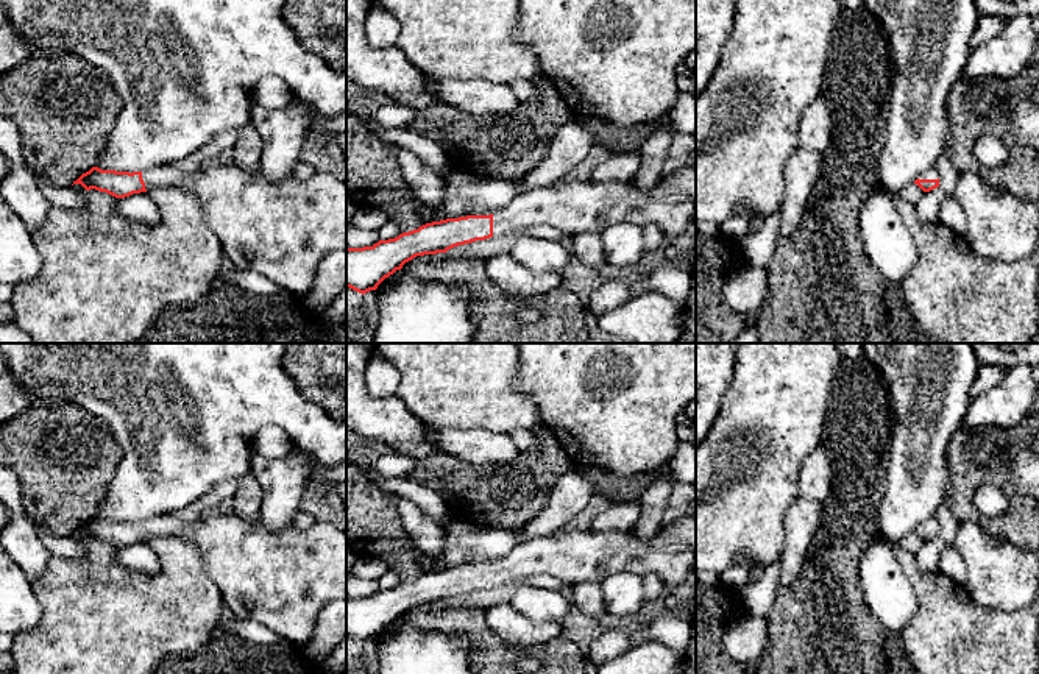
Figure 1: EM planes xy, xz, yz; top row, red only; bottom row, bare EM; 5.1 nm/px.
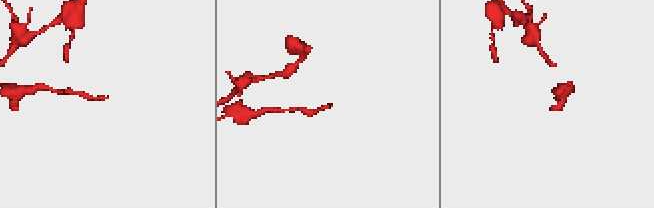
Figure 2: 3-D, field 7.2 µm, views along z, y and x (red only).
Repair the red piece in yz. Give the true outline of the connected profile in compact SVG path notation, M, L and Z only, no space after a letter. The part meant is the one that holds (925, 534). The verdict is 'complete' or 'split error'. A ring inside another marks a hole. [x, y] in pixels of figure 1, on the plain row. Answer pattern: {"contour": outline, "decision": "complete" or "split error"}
{"contour": "M934 516L928 518L922 526L919 526L914 534L917 534L924 541L939 537L939 526Z", "decision": "split error"}

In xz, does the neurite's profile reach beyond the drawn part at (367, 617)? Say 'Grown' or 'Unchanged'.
Grown

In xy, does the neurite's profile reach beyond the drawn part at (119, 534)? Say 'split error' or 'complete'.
split error

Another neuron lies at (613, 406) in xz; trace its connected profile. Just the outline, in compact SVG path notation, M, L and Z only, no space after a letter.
M516 343L521 370L520 392L538 407L573 463L632 476L665 468L676 452L677 417L696 399L696 343Z

